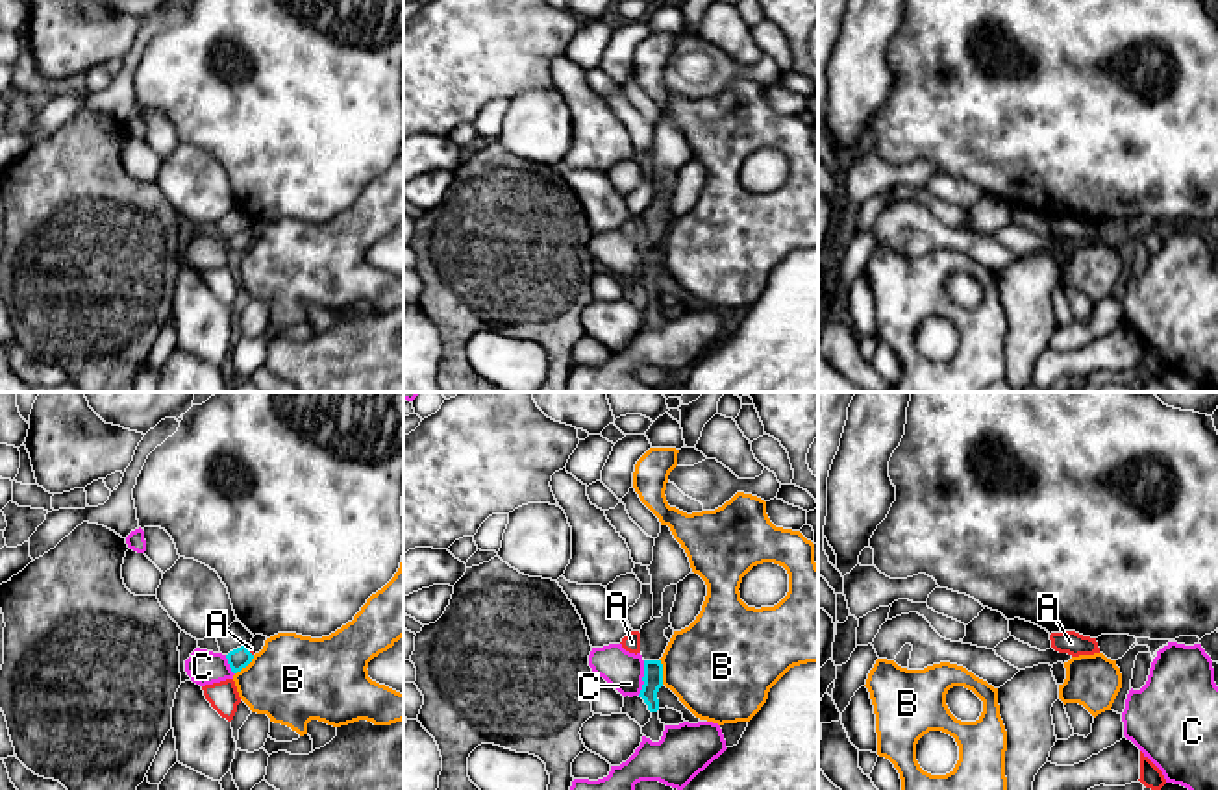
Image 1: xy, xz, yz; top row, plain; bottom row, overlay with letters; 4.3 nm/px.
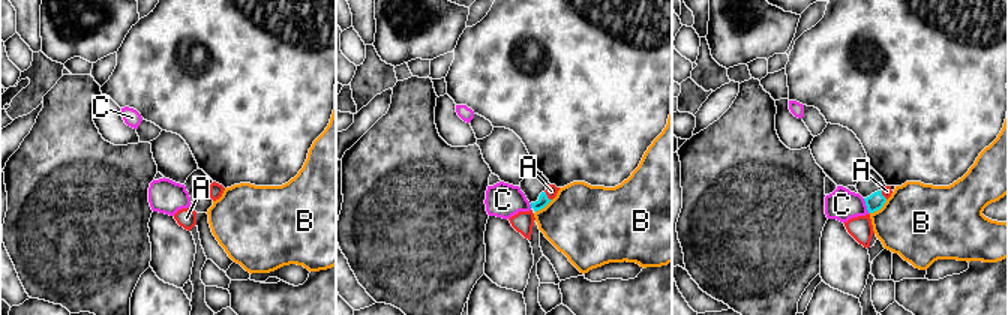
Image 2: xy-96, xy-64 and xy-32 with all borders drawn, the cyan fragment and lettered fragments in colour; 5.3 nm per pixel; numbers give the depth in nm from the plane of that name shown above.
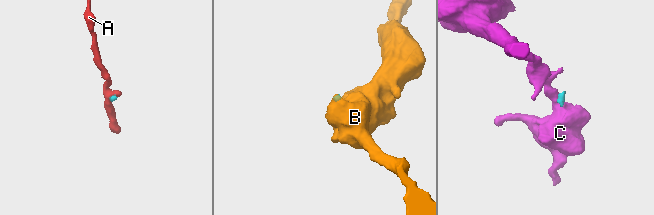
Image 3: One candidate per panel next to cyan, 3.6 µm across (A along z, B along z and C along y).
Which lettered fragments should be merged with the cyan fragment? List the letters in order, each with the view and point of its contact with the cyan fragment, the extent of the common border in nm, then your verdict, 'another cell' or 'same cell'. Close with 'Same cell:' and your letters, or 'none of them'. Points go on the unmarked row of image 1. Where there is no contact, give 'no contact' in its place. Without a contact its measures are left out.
A: contact xy (248, 237); length 50 nm; same cell
B: contact xz (661, 258); length 110 nm; another cell
C: contact xz (643, 263); length 160 nm; another cell
Same cell: A

